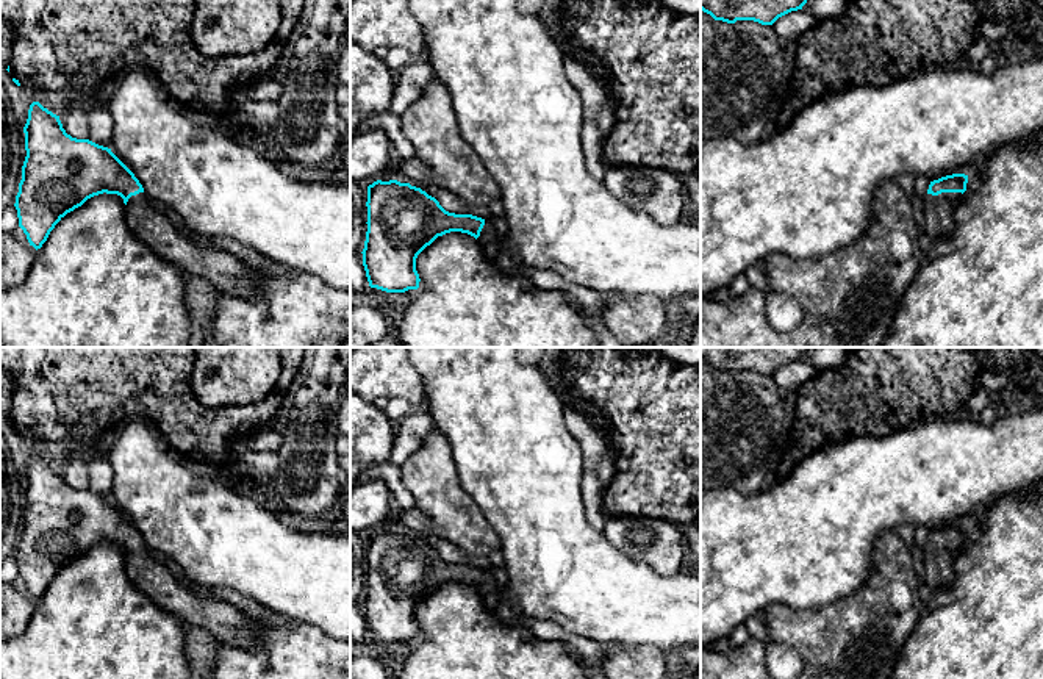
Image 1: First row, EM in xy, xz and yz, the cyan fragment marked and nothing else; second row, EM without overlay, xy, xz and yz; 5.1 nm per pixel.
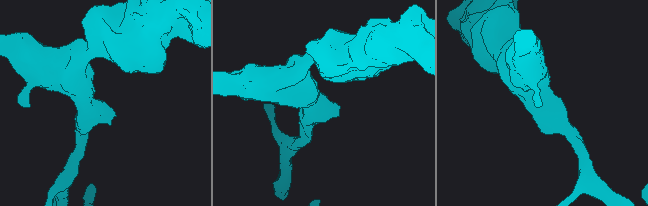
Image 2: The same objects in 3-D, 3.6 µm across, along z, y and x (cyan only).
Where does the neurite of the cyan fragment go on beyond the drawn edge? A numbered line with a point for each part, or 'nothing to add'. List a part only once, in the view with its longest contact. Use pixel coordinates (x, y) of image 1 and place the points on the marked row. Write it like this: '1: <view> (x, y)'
1: yz (939, 210)

